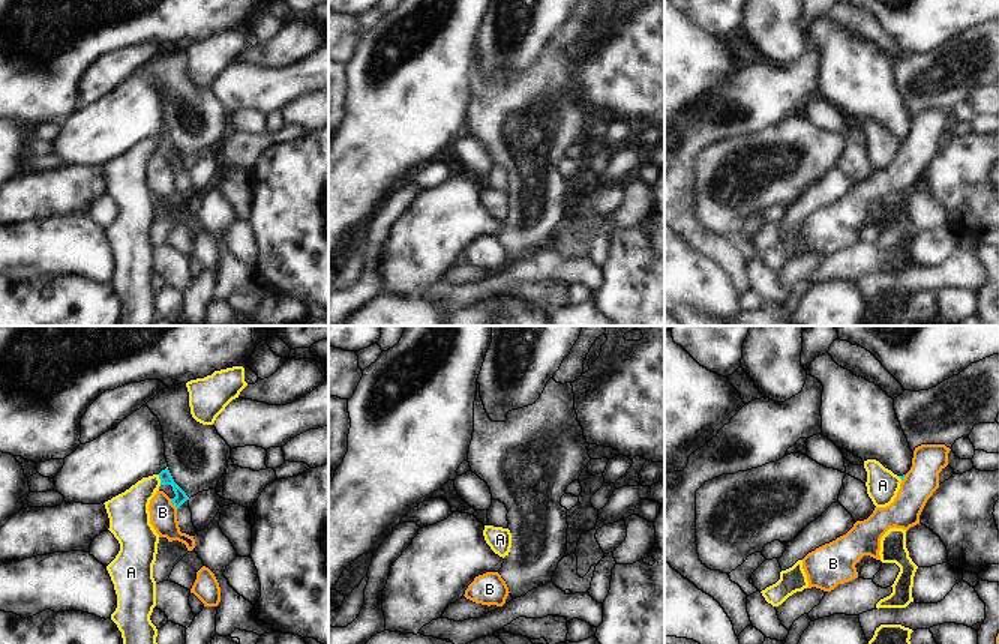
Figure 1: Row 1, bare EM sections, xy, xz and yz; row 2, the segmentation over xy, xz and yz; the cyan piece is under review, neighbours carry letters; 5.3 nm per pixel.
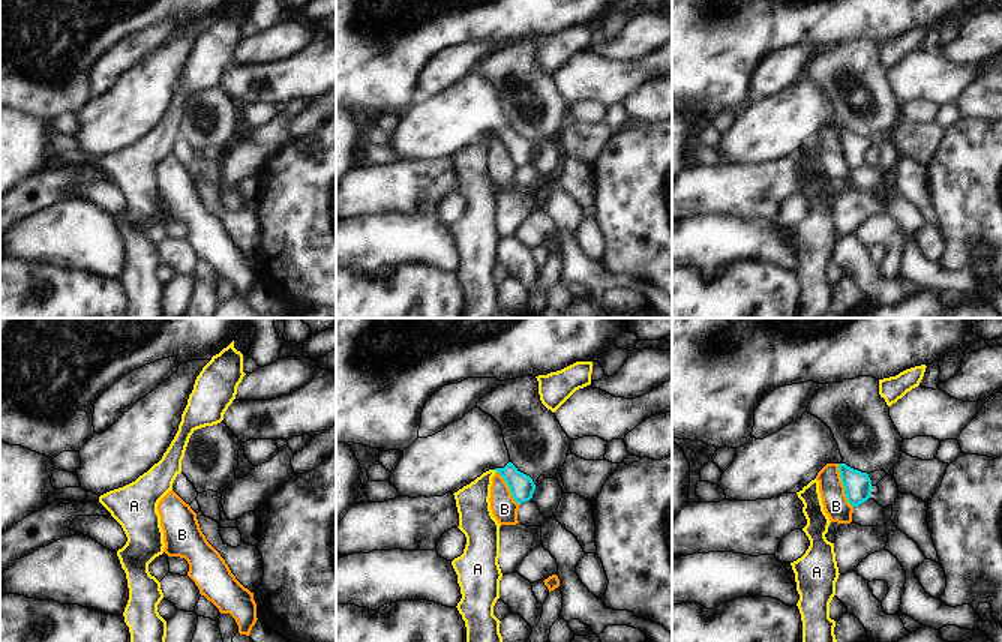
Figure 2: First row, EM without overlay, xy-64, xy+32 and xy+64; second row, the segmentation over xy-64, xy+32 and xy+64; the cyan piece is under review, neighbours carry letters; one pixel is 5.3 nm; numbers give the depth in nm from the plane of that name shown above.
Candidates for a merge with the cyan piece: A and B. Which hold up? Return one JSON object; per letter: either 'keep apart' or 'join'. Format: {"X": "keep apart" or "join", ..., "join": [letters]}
{"A": "keep apart", "B": "keep apart", "join": []}

